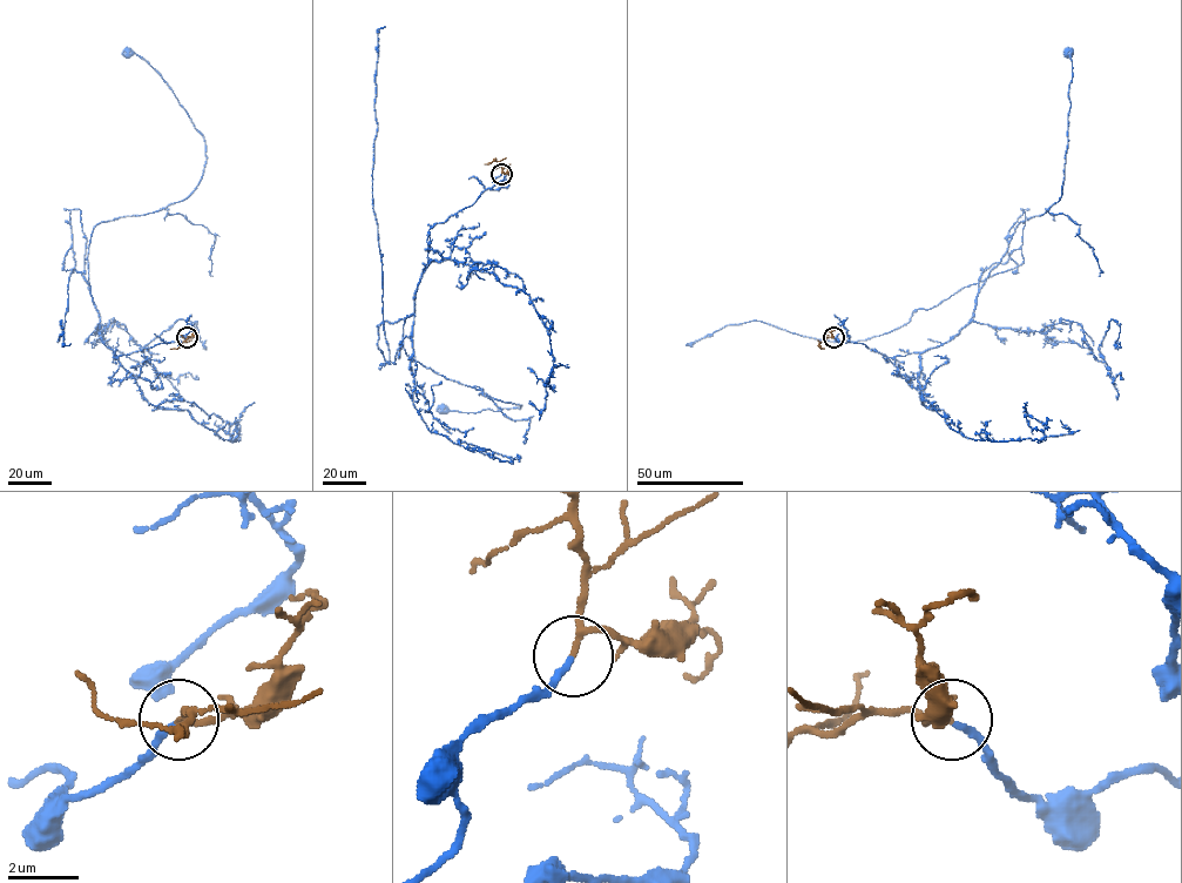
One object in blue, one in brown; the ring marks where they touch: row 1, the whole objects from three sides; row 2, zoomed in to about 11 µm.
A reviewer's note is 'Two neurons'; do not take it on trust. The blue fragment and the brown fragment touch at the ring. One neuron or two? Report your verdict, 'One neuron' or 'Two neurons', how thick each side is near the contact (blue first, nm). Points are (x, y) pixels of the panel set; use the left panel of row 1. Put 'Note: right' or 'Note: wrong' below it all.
One neuron. Thickness 180 nm (blue) against 150 nm
Note: wrong

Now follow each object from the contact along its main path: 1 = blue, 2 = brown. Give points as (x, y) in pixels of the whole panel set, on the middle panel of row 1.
1: (501, 174), (429, 230), (429, 265), (402, 344), (440, 375), (520, 408), (440, 408)
2: (501, 174), (501, 164), (495, 160), (485, 164)

